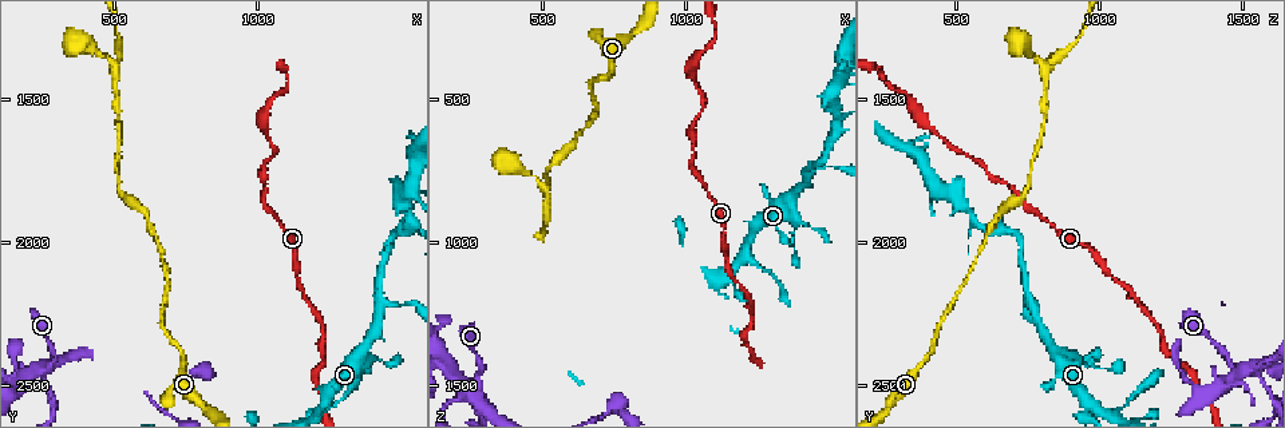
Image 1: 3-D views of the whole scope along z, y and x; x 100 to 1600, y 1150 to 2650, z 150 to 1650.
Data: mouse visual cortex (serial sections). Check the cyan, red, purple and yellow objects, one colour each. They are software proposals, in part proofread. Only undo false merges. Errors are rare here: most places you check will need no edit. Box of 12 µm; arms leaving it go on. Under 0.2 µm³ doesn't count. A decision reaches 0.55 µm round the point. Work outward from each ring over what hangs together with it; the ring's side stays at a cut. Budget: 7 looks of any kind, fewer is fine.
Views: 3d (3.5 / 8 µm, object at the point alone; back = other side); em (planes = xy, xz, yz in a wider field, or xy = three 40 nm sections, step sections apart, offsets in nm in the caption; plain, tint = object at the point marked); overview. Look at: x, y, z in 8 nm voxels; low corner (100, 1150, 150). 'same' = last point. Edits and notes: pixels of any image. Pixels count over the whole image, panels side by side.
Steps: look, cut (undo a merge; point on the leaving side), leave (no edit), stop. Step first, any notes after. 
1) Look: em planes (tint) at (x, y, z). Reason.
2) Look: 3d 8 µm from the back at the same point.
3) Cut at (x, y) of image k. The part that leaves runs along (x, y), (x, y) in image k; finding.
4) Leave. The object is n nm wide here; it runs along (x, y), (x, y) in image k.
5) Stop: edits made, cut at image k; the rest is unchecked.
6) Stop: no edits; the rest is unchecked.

Look: 3d 3.5 µm from the back at (240, 2450, 1500). Small branch off a trunk.

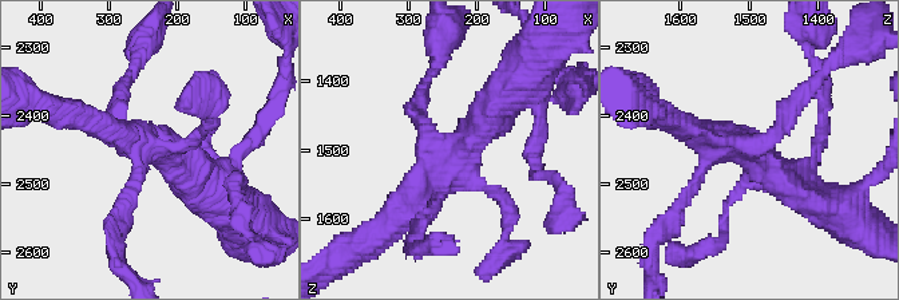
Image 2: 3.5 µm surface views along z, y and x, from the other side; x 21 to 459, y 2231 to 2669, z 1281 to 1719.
Look: em planes (tint) at (245, 2450, 1500). Shape alone is not enough.

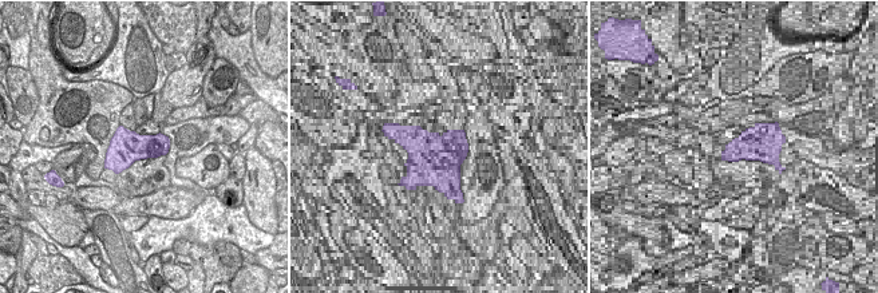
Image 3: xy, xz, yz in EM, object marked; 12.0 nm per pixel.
Leave. It runs along (119, 95), (125, 141), (198, 194) in image 2; all the same cell.

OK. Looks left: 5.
Look: 3d 3.5 µm at (1430, 2200, 770). Three-way junction.

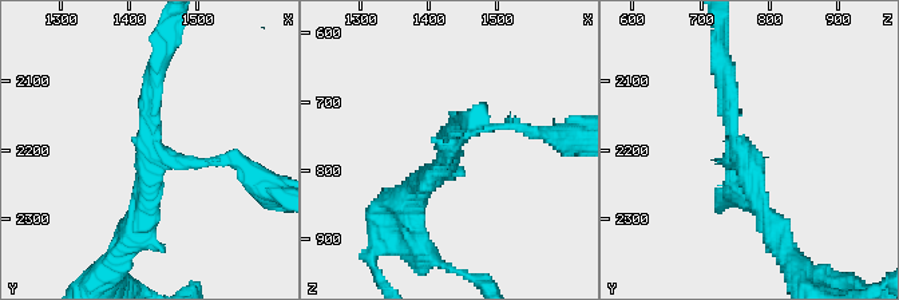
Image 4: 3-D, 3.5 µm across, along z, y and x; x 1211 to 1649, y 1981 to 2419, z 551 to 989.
Leave. The arms are 100, 200, 250 nm wide; it runs along (771, 229), (733, 139), (720, 60) in image 4; all the same cell.

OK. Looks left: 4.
Look: 3d 8 µm at (1500, 1870, 520). Abrupt turn.

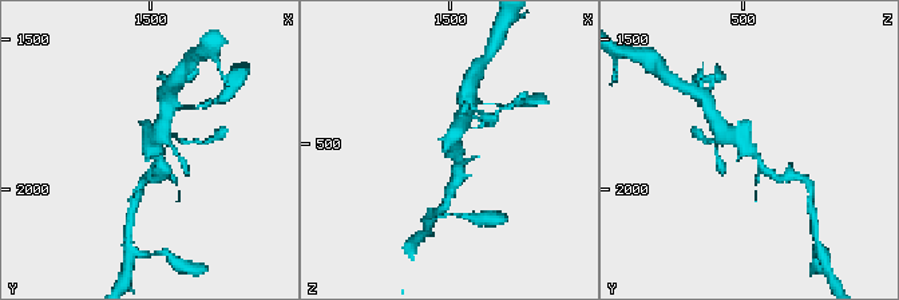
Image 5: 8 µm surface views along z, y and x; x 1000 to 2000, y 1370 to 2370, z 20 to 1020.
Look: 3d 3.5 µm at (1500, 1860, 510). Zoom in.

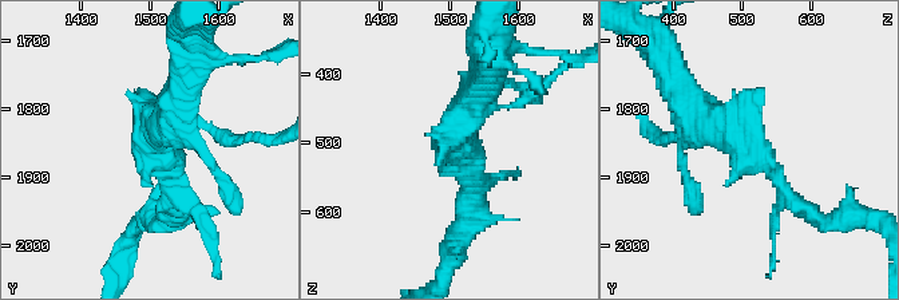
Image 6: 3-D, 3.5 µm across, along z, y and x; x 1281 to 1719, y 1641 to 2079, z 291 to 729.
Look: em xy step 2 (tint) at (1510, 1865, 515). Shape alone is not enough.

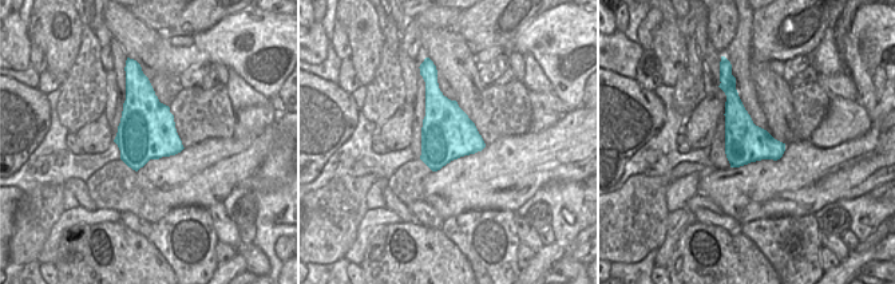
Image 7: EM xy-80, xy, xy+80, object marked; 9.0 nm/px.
Leave. It runs along (812, 216), (689, 101) in image 6; continuous, no second cell.

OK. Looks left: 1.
Stop: no edits; the rest is unchecked.

